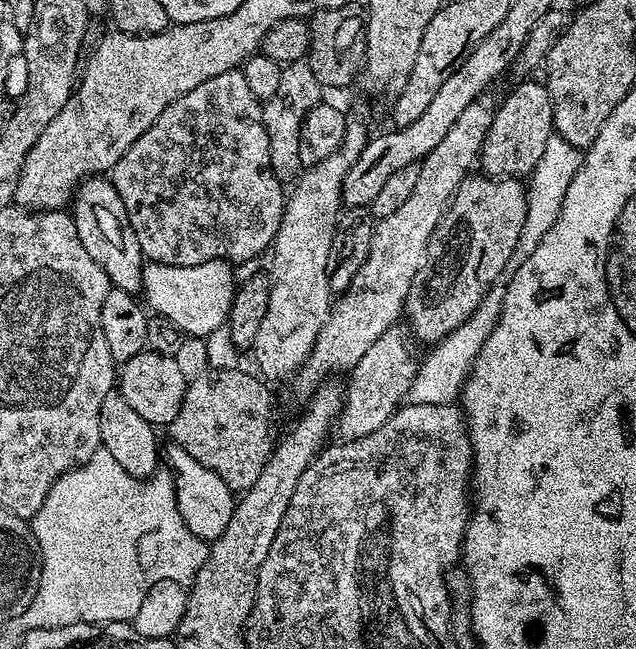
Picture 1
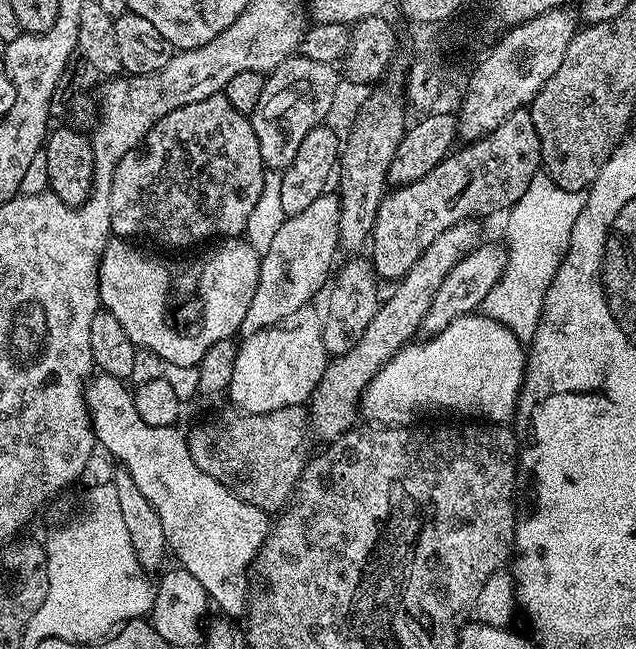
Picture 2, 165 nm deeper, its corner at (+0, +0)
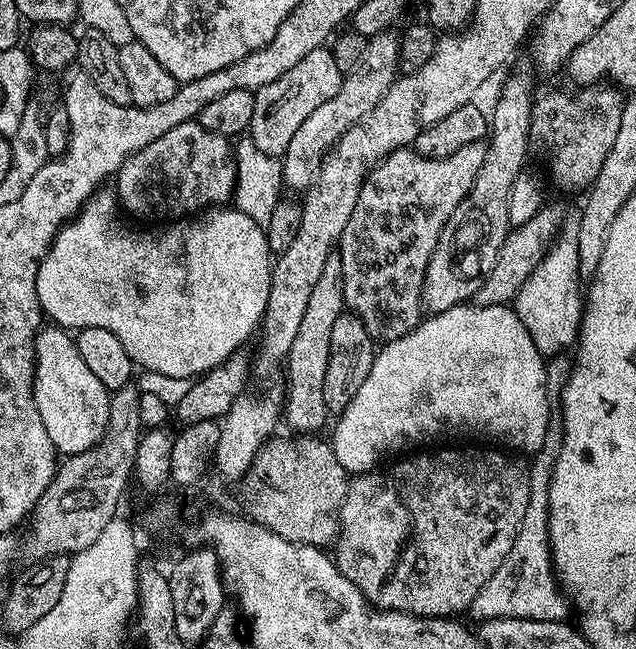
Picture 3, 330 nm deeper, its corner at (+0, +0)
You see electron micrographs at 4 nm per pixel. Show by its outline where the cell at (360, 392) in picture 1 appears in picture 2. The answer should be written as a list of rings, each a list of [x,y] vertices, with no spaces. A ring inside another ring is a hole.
[[[481,243],[469,255],[463,256],[446,274],[446,282],[438,286],[438,294],[434,294],[434,302],[430,302],[430,310],[426,310],[426,318],[422,325],[422,332],[425,337],[438,336],[450,322],[454,322],[463,316],[473,315],[479,309],[480,303],[494,290],[494,286],[502,278],[508,261],[508,250],[503,243],[487,244]]]

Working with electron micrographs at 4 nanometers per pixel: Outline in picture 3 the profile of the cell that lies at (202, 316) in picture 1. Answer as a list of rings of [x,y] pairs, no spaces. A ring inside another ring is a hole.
[[[98,190],[89,198],[84,207],[76,213],[75,217],[68,221],[52,241],[52,247],[44,255],[39,264],[38,274],[35,280],[36,297],[40,306],[53,325],[65,330],[79,330],[82,328],[101,328],[110,330],[114,338],[126,349],[129,361],[137,364],[137,369],[158,374],[170,374],[170,378],[186,378],[192,380],[197,376],[203,376],[214,366],[218,366],[230,354],[241,351],[244,343],[259,329],[260,322],[264,318],[264,303],[268,301],[270,294],[270,282],[272,281],[272,266],[274,263],[271,250],[268,249],[268,233],[260,228],[254,218],[247,217],[235,206],[217,206],[211,210],[205,210],[199,214],[193,214],[187,218],[177,219],[169,228],[161,232],[135,232],[130,225],[124,224],[125,217],[117,201],[115,191]]]

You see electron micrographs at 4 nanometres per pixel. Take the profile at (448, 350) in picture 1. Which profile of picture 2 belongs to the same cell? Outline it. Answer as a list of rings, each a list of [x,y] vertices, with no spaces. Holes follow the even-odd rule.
[[[538,174],[526,186],[526,194],[513,204],[508,216],[508,261],[502,278],[486,294],[479,311],[492,320],[504,324],[521,342],[530,342],[538,330],[540,315],[544,309],[546,290],[554,282],[554,274],[559,270],[568,244],[572,240],[574,222],[582,214],[582,206],[588,201],[587,191],[571,192],[562,190],[547,174]]]

